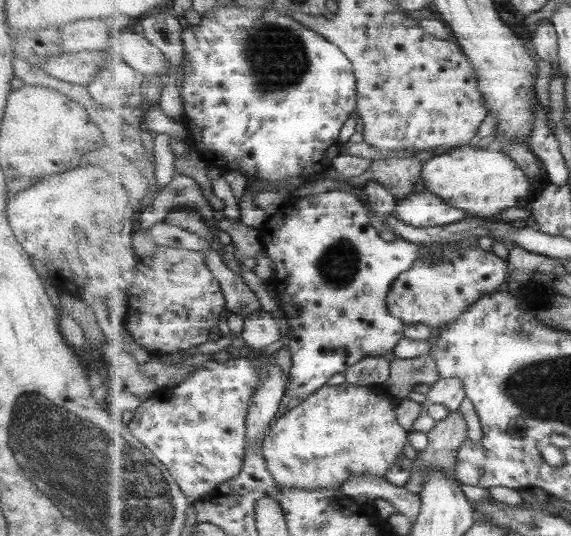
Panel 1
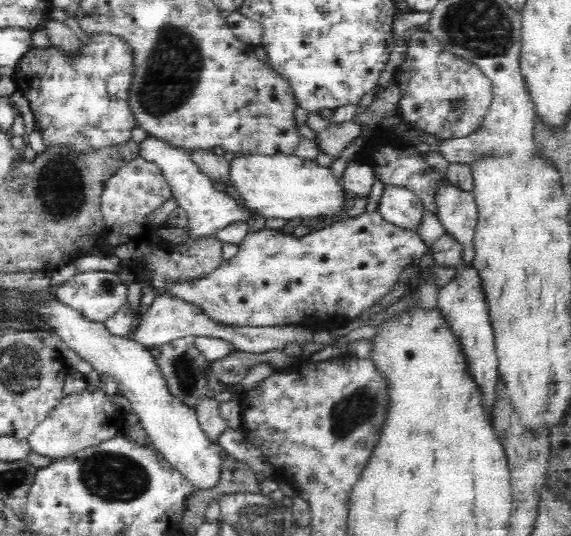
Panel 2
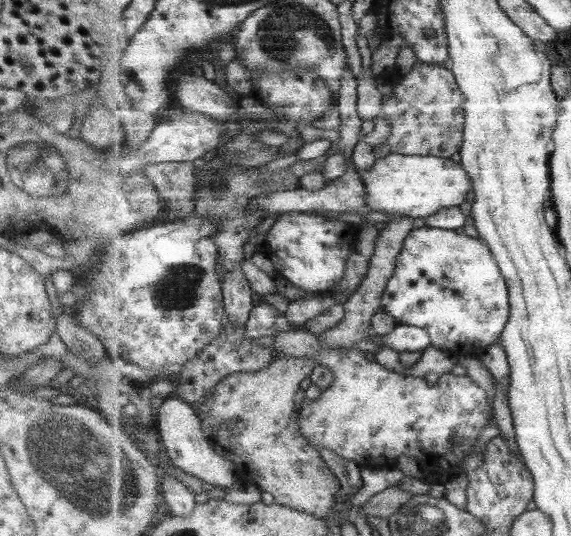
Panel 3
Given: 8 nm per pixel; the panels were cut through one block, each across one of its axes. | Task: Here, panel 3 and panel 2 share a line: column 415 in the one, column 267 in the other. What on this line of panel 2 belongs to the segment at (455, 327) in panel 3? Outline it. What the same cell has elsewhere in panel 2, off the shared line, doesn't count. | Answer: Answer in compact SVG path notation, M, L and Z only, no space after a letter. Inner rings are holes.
M367 212L357 217L352 217L347 221L336 221L331 225L320 230L313 230L311 233L301 237L295 237L294 234L282 233L278 229L264 229L258 232L248 233L245 239L239 244L239 251L231 261L223 262L216 270L205 275L204 278L194 278L185 282L169 281L167 283L164 295L180 298L183 302L192 306L198 306L203 314L206 314L211 320L218 324L227 326L287 326L293 325L298 327L306 326L306 322L314 322L314 326L346 326L346 322L354 321L371 307L374 307L385 295L392 290L398 281L398 277L404 268L411 263L418 266L422 256L428 252L428 246L425 244L416 230L402 228L391 222L386 222L378 212Z

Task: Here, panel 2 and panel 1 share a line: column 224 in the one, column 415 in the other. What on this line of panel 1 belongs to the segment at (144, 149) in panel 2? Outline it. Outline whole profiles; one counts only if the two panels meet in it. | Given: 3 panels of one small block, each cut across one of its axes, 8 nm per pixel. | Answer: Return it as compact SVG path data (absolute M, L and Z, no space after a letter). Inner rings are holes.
M426 189L399 200L395 214L414 227L443 226L466 217L464 210L451 206L446 199Z

